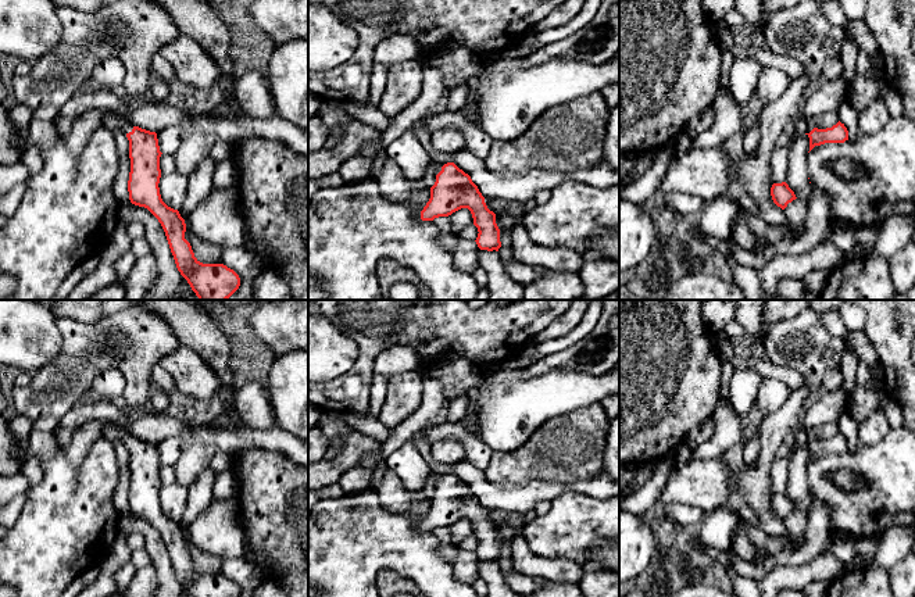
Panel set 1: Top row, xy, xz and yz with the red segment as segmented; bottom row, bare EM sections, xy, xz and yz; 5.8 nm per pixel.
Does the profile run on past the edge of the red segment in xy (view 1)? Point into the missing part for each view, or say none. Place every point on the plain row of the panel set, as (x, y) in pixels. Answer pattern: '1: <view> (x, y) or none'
1: xy (113, 432)

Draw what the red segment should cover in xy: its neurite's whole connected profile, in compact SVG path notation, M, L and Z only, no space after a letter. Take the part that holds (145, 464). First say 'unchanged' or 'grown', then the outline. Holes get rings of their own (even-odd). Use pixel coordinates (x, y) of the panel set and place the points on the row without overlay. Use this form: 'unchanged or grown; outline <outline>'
grown; outline M104 422L103 436L112 443L121 442L126 446L131 469L128 491L129 511L135 516L147 519L158 530L165 543L176 579L187 594L190 597L240 597L240 589L233 580L224 575L203 575L194 568L190 554L185 550L185 530L181 528L178 521L168 518L162 512L158 498L161 489L160 468L162 464L160 462L157 444L135 437L126 430L126 428L121 428L111 422Z

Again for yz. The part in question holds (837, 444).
grown; outline M800 423L791 432L794 446L807 446L809 448L809 462L815 457L821 457L825 454L844 454L848 451L848 442L840 432L833 436L832 439L818 440L814 439L812 442L808 439L808 433L805 428Z

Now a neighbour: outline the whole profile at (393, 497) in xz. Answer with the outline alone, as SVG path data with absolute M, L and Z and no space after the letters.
M392 465L376 491L380 507L392 514L421 516L430 510L430 500L419 500L417 493L408 491Z

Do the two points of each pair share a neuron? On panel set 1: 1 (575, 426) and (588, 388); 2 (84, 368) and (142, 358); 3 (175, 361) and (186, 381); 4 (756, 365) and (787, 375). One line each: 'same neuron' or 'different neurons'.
1: different neurons
2: same neuron
3: same neuron
4: same neuron

